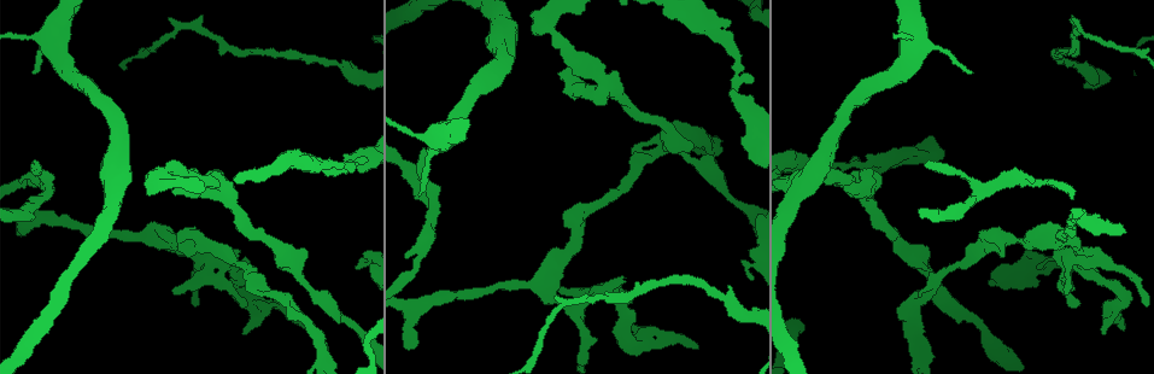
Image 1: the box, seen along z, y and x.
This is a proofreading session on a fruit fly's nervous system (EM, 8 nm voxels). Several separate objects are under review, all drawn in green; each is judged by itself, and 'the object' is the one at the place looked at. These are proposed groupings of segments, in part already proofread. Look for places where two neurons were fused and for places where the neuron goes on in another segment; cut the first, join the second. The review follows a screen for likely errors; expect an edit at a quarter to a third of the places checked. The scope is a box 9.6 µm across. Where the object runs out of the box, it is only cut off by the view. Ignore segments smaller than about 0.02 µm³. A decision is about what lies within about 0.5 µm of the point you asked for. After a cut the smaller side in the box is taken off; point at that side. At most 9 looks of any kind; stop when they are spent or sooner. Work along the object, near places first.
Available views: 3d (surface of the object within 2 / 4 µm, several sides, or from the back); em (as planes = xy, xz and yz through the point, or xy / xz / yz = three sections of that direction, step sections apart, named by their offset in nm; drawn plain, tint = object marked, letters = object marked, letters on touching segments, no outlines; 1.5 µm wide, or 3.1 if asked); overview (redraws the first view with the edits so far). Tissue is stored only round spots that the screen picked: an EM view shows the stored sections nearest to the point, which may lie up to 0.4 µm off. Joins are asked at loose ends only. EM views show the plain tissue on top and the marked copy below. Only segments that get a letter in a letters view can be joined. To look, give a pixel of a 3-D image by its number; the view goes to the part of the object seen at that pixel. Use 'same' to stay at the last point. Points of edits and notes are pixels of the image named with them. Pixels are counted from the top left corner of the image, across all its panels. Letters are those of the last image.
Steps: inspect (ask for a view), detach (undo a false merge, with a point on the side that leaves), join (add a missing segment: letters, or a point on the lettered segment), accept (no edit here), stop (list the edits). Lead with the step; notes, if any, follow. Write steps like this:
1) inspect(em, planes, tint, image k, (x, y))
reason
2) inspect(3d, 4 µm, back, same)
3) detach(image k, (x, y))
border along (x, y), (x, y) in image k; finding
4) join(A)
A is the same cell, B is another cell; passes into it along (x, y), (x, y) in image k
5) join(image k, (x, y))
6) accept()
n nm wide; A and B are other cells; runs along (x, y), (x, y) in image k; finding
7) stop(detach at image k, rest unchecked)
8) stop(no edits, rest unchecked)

inspect(3d, 4 µm, image 1, (1122, 232))
an open end

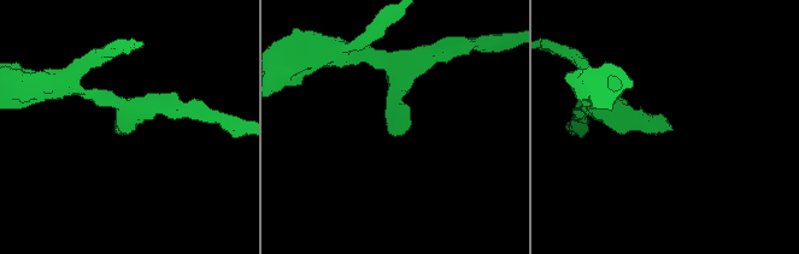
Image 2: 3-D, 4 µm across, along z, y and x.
inspect(em, planes, letters, image 2, (669, 128))

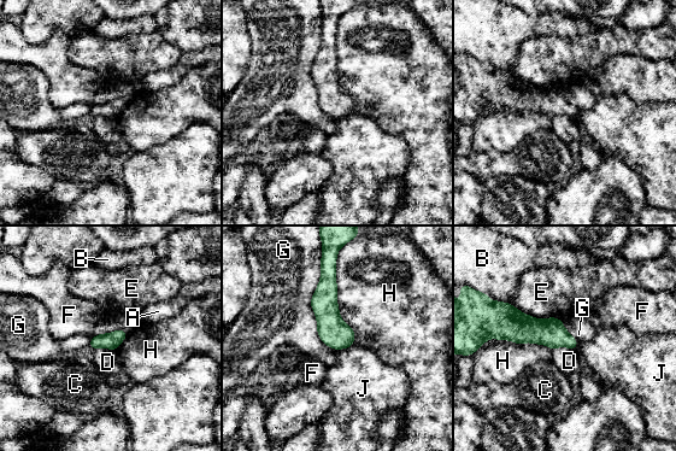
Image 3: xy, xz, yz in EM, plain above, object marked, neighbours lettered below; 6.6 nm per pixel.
accept()
G touches over 600 nm; A, B, C, D, E, F, G, H and J are other cells; runs along (331, 269), (328, 320), (339, 346) in image 3; no lettered segment goes on from it

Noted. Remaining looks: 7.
inspect(3d, 2 µm, image 1, (249, 261))

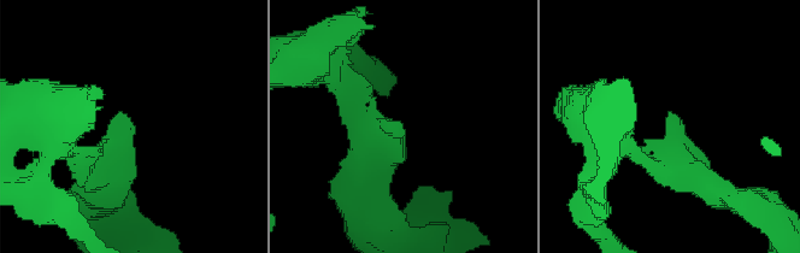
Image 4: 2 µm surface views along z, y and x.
inspect(em, xy, step 4, tint, image 4, (686, 133))
arms of 200, 220 nm

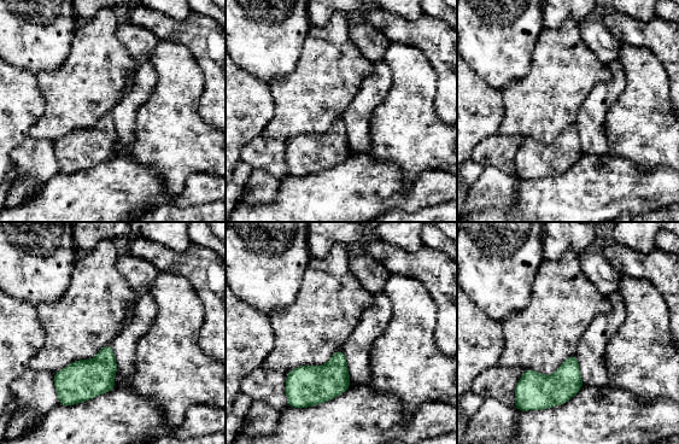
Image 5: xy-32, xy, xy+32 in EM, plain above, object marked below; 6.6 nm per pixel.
inspect(em, xz, step 8, letters, same)

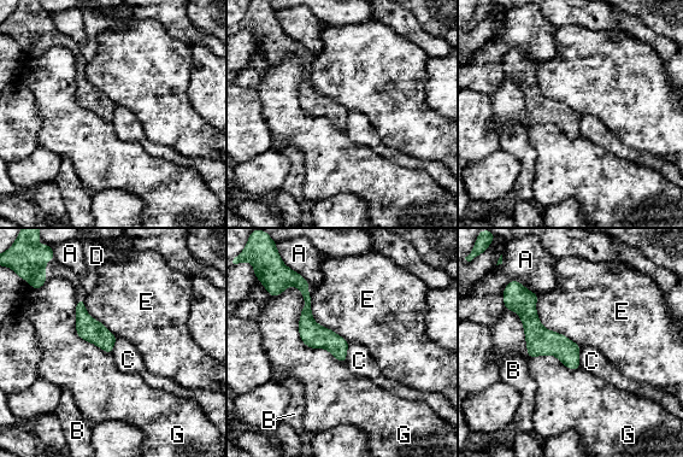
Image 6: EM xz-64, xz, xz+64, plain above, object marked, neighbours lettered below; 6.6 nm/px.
accept()
A, B, C, D, E and G are other cells; no lettered segment goes on from it

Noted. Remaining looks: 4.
inspect(em, yz, step 8, letters, image 1, (340, 66))
calibre changes

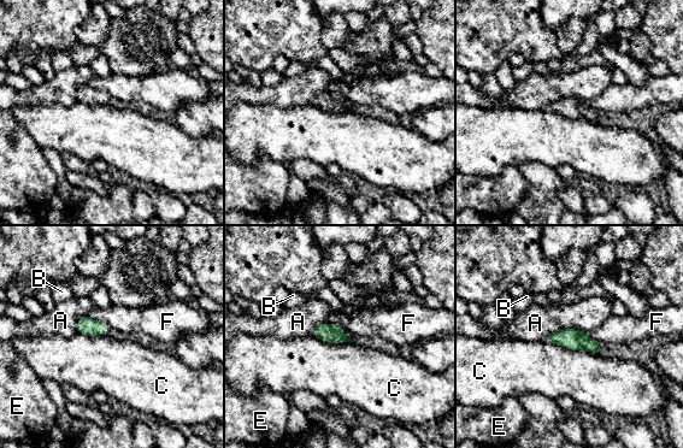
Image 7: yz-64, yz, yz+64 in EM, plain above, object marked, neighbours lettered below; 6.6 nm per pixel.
accept()
60 nm wide; A, B, C, E and F are other cells; border along (543, 340), (571, 349), (600, 354) in image 7; continuous, no second neuron

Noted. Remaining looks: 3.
inspect(3d, 4 µm, back, image 1, (289, 313))
free end

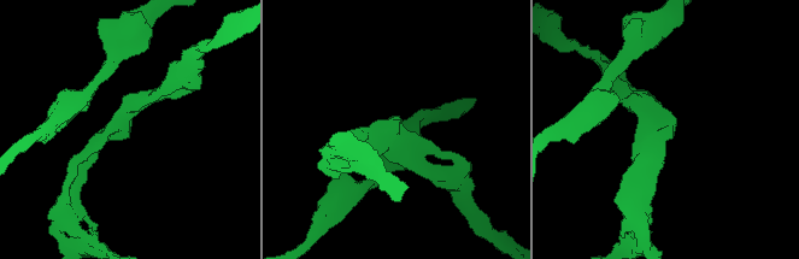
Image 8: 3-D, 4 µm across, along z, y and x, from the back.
inspect(em, xy, step 4, letters, image 8, (399, 121))
arms of 190, 220 nm; shape alone is not enough

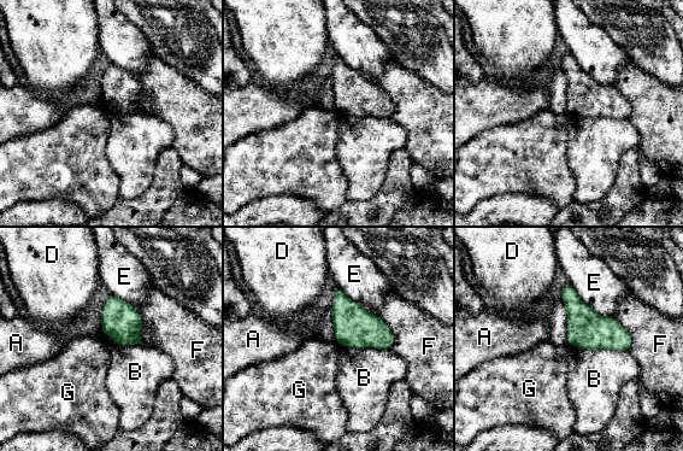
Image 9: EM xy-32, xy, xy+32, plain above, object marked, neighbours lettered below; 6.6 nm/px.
inspect(em, planes, letters, same)
another direction

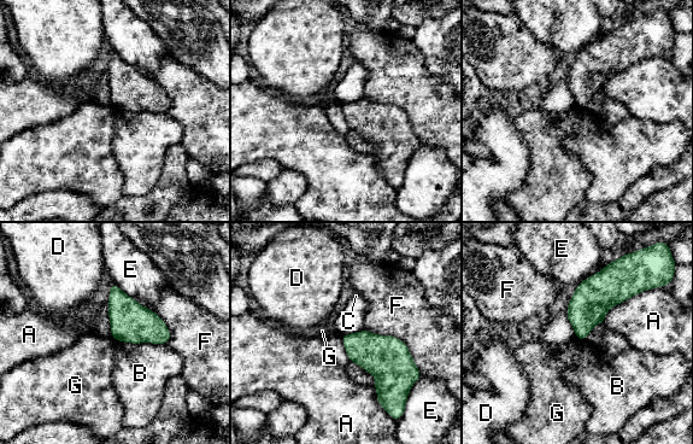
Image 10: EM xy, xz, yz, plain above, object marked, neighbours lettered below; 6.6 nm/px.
accept()
190 nm wide; A, B, C, D, E, F and G are other cells; border along (364, 328), (399, 338), (421, 373) in image 10; none of them fits

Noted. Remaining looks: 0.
stop(no edits, rest unchecked)

